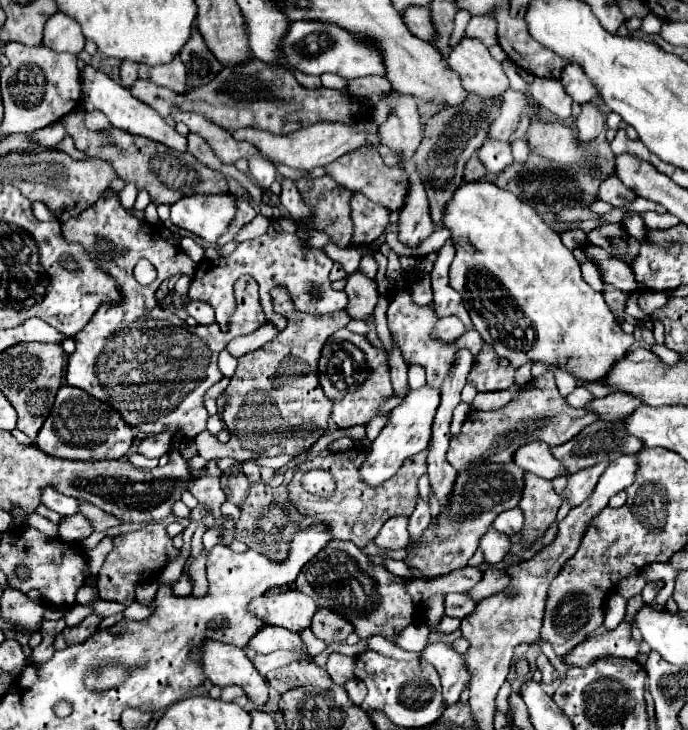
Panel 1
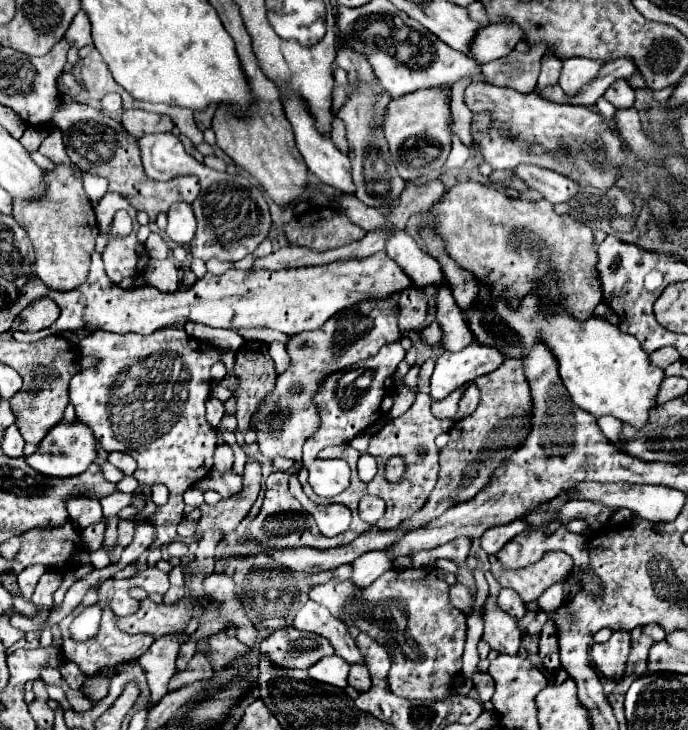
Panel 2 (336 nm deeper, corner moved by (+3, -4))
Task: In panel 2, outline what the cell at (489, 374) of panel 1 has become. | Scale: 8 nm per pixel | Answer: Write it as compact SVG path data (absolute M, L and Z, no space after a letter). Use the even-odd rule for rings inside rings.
M466 384L458 390L454 390L450 396L446 396L446 400L440 400L440 402L432 402L432 412L434 416L438 418L454 418L456 412L458 412L458 404L460 404L460 398L464 396L466 392Z

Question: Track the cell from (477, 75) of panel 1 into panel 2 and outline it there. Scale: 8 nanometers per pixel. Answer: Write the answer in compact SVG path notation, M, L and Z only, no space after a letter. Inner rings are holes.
M472 82L464 92L464 102L472 112L490 110L494 116L494 126L484 134L472 134L474 140L480 142L484 150L484 158L490 162L494 170L512 170L518 164L534 164L546 166L550 170L562 172L572 180L586 180L596 188L608 188L620 176L620 166L626 160L622 152L622 144L616 134L610 130L608 122L588 106L572 106L572 104L558 104L546 100L536 92L522 94L514 88L486 84L486 82ZM528 142L540 142L544 148L552 150L558 144L564 144L570 152L568 160L556 160L550 156L530 156L526 154Z

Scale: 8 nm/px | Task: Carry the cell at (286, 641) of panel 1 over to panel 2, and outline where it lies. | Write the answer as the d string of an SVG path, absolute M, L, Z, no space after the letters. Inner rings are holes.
M332 654L332 656L324 656L314 666L310 666L308 674L316 682L330 684L330 686L336 686L336 688L346 688L348 686L348 682L346 682L348 670L350 670L350 664L346 660L342 660L340 656Z

